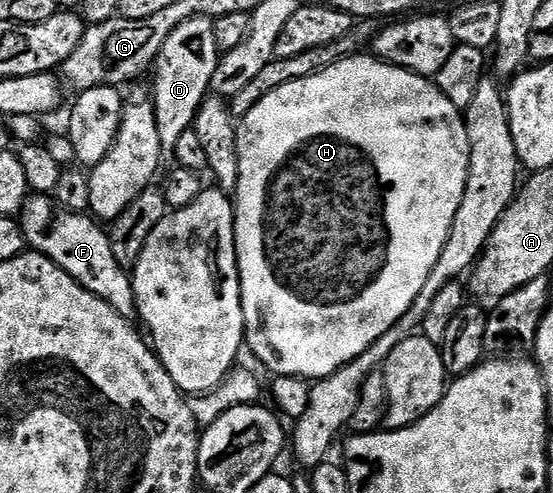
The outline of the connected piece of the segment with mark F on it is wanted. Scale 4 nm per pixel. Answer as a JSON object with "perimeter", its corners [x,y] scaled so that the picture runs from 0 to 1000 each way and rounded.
{"perimeter":[[[52,396],[33,432],[36,465],[43,469],[43,493],[60,511],[90,523],[141,580],[163,588],[208,633],[233,645],[248,639],[246,598],[233,546],[213,540],[193,469],[165,436],[121,430],[94,398]]]}

